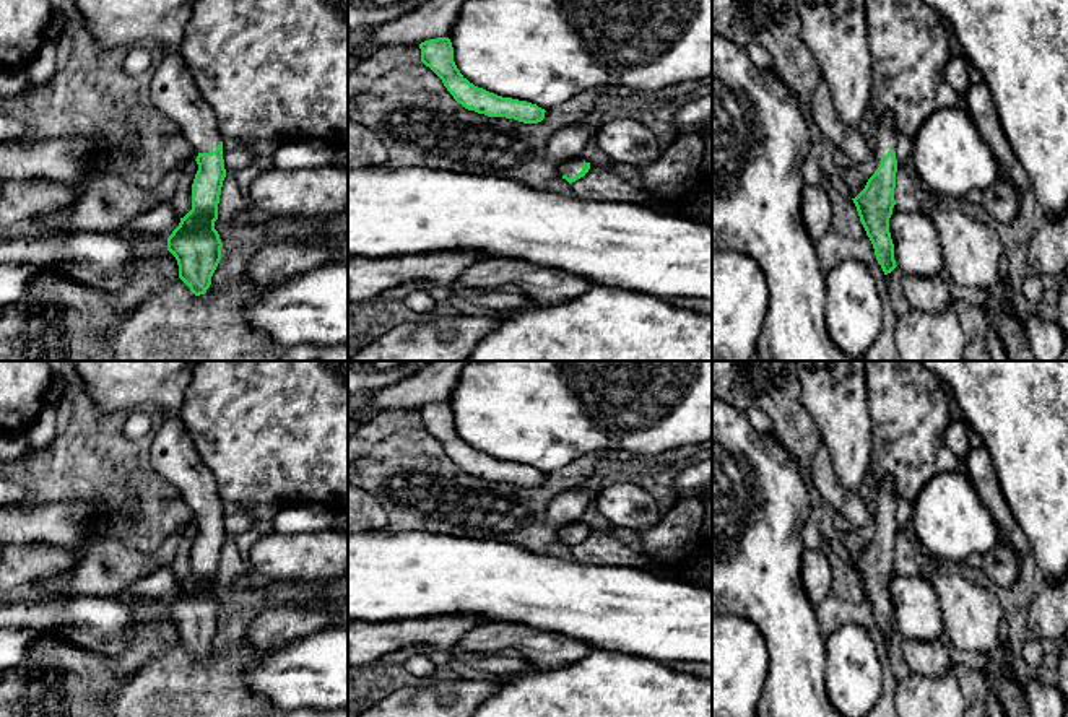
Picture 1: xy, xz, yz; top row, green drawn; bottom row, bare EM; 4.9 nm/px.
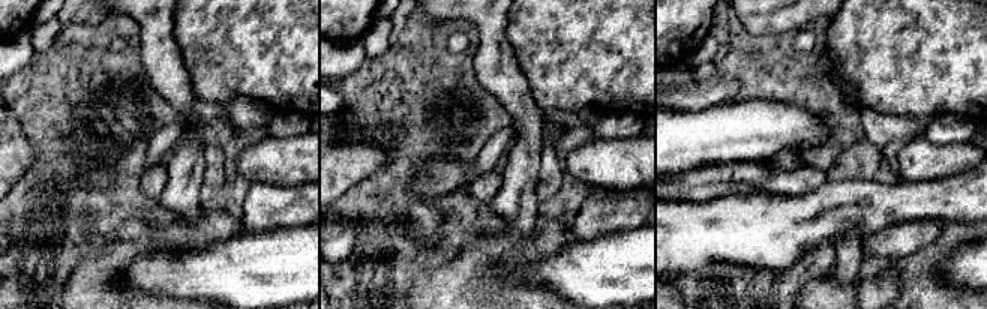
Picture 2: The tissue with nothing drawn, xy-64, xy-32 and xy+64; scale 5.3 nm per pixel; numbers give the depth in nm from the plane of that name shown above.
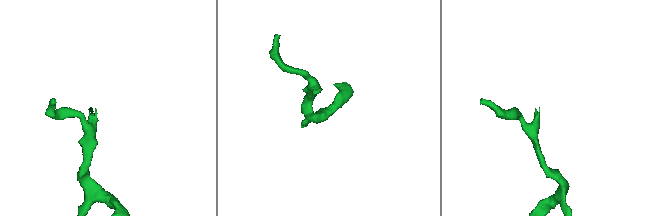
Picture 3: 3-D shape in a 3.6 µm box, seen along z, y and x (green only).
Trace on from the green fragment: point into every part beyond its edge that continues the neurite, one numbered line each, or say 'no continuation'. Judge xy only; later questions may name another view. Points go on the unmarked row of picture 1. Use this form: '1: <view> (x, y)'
1: xy (109, 386)

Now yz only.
1: yz (886, 496)

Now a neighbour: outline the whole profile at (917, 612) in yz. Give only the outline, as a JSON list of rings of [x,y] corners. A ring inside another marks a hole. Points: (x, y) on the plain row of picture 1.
[[[923,574],[894,576],[889,582],[889,597],[901,637],[940,641],[944,632],[941,603]]]

